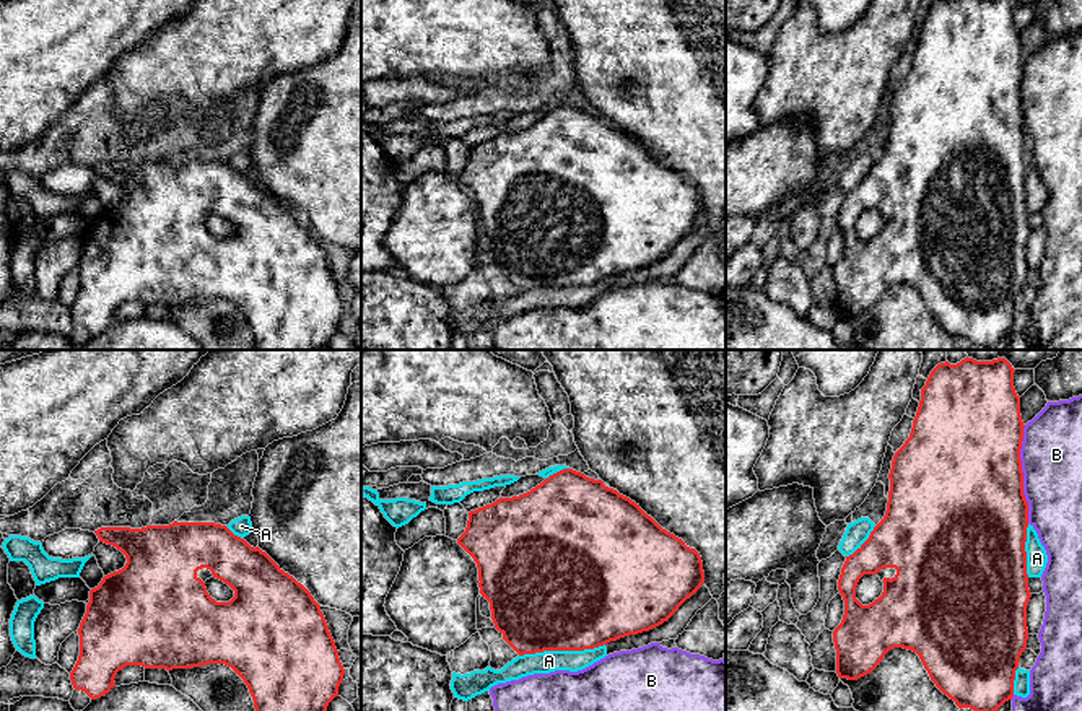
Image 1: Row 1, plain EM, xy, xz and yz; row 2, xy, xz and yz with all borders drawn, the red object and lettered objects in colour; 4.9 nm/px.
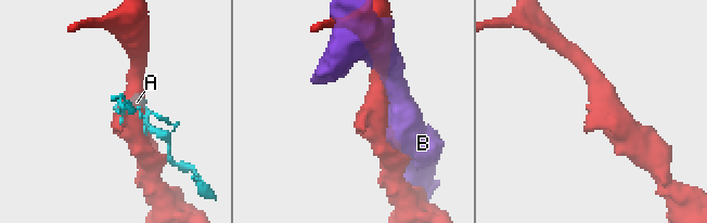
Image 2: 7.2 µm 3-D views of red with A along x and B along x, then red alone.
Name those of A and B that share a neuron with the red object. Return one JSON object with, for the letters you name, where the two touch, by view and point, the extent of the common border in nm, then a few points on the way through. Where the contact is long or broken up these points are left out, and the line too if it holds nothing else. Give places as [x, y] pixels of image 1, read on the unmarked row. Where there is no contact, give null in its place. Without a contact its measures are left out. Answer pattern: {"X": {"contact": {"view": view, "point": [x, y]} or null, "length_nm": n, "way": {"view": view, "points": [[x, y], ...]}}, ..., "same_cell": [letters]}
{"same_cell": []}

